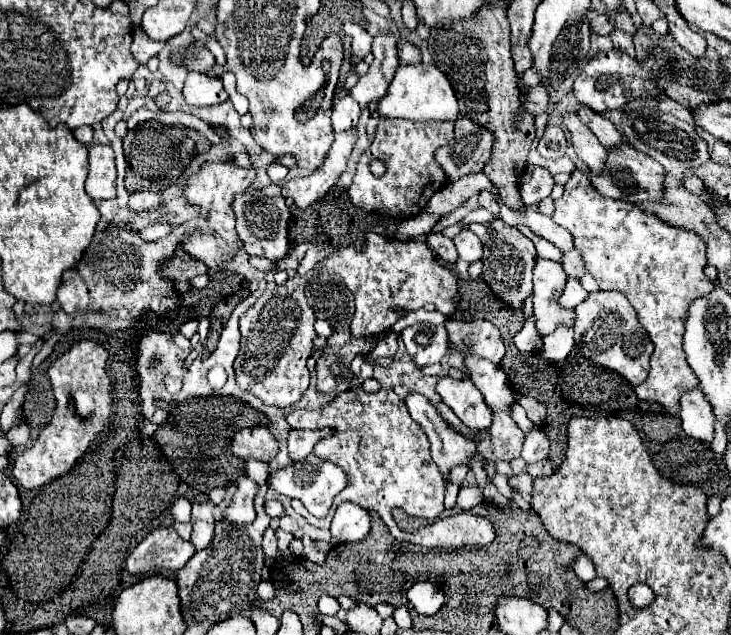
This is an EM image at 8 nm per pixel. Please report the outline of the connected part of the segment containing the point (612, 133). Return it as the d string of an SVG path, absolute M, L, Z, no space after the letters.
M580 106L578 116L596 134L596 138L606 146L606 150L614 150L622 144L622 134L616 130L616 126L610 120L602 118L598 112L594 112L586 106Z

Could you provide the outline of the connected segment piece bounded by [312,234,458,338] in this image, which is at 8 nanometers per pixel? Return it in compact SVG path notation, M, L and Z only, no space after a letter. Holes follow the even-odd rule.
M368 234L360 250L340 248L330 258L322 260L312 274L320 272L338 272L348 284L348 290L356 298L356 314L352 320L352 336L374 336L390 330L406 312L418 310L424 304L432 302L446 318L454 314L452 298L458 292L458 280L452 268L440 264L436 254L424 242L400 242L388 240L378 234ZM338 264L352 264L350 270L338 268ZM400 306L400 314L394 310Z

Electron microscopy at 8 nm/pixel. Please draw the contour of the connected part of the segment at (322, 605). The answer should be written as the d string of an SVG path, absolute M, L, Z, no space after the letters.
M322 596L322 598L318 600L318 610L320 610L322 614L326 614L326 616L336 616L336 612L340 610L340 606L338 606L338 600L336 600L336 598Z

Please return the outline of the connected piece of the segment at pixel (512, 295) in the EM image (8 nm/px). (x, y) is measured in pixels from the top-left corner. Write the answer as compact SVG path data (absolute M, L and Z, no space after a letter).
M500 218L488 224L470 224L470 230L484 244L484 256L482 256L484 282L488 284L492 294L510 310L514 312L522 310L524 300L532 294L532 268L536 264L534 242L528 236L524 236L518 228L504 224Z

